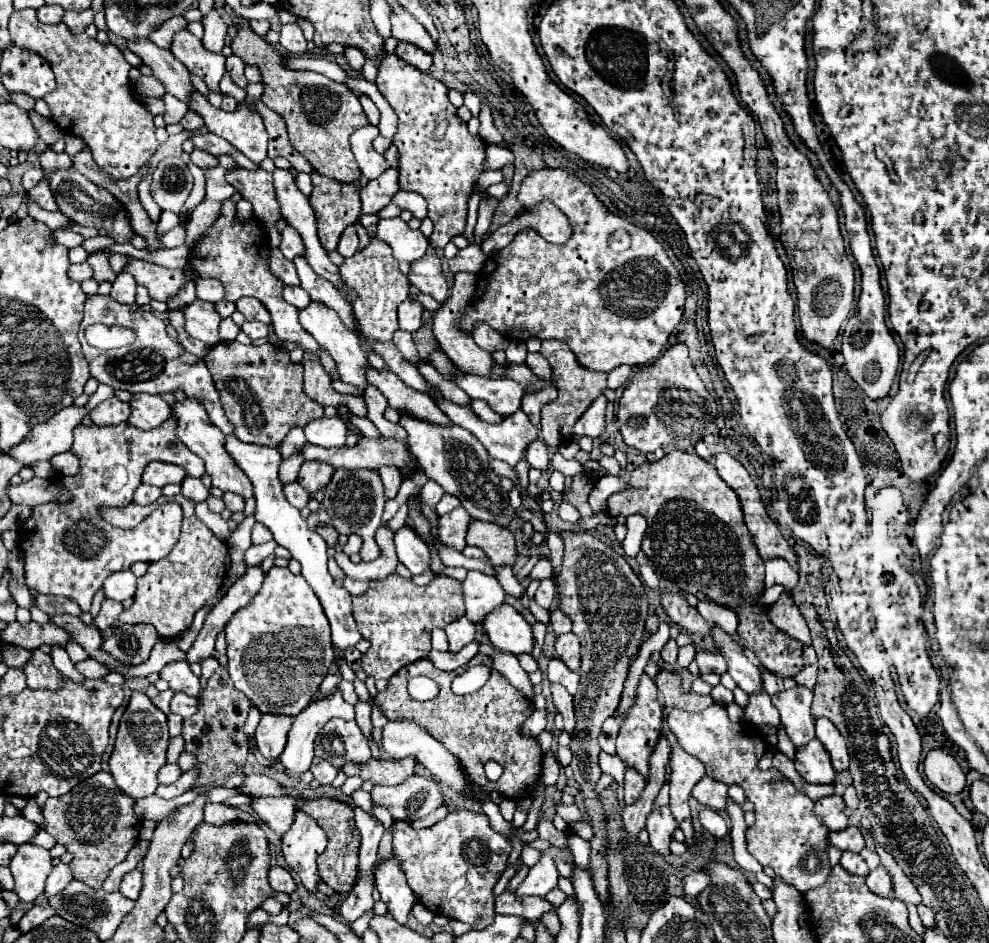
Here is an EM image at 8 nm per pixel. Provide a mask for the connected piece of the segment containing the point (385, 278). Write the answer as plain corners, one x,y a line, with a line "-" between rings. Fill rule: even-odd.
371,239
371,245
353,257
345,259
345,263
339,267
341,279
357,291
357,297
345,295
345,299
353,305
353,313
359,325
359,331
365,339
361,341
361,347
365,351
371,351
371,341
387,341
393,337
393,333
399,329
397,325
397,307
401,301
409,297
409,283
407,277
399,271
397,261
391,255
391,247
381,243
379,239

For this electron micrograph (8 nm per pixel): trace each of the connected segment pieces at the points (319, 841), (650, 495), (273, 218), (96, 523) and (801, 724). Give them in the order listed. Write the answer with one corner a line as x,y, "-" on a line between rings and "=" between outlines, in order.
303,811
293,815
293,827
283,835
283,857
309,891
317,889
317,857
327,847
325,831
315,823
315,819
=
671,451
655,463
645,463
631,473
629,487
621,493
609,497
609,515
631,515
641,513
647,519
647,531
643,537
643,551
659,569
659,573
679,585
683,593
693,593
697,599
711,599
723,605
729,605
739,615
737,635
741,637
743,647
755,653
755,657
775,675
795,677
803,669
803,645
789,635
775,629
775,625
765,615
765,607
757,605
755,599
765,591
765,561
757,555
749,529
741,517
741,503
735,491
717,475
715,467
701,457
685,451
=
235,169
235,171
229,171
227,181
243,195
243,199
247,199
253,205
253,213
261,223
269,225
281,219
271,173
263,169
257,169
257,171
=
173,417
167,423
163,423
161,427
151,429
151,431
141,431
127,421
119,423
117,427
79,425
75,429
75,441
73,441
71,451
79,457
81,471
75,477
61,477
59,475
59,479
55,481
55,483
63,483
71,491
73,501
67,505
45,503
45,505
33,507
33,515
21,527
19,547
25,555
25,581
27,581
29,589
35,589
37,593
45,593
45,595
63,595
67,599
73,599
81,607
81,611
87,613
91,607
93,595
99,591
99,587
103,585
103,581
111,573
121,571
121,569
129,569
137,561
153,563
153,561
159,561
159,559
169,555
169,551
173,549
173,545
179,539
183,520
182,509
175,502
167,502
160,506
145,519
145,523
141,523
139,527
133,527
133,529
121,529
121,527
117,529
117,527
105,523
99,517
99,509
101,507
125,507
125,505
129,505
133,501
135,489
141,485
141,475
151,461
173,463
173,465
183,467
187,471
187,475
191,475
191,477
203,477
205,465
201,463
201,459
197,459
197,455
193,455
177,439
175,429
177,429
177,423
=
799,685
797,689
775,693
771,699
781,713
781,721
795,747
809,743
815,737
815,717
811,715
813,693

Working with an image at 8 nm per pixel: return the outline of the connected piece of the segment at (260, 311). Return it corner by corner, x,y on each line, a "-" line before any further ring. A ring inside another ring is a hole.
243,297
237,301
237,309
245,315
247,321
261,321
261,323
271,323
271,315
269,311
257,301
257,299
251,299
251,297

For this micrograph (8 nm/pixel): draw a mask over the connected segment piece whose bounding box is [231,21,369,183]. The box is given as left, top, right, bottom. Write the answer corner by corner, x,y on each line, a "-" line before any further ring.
243,21
243,25
239,27
239,33
233,39
231,47
233,53
239,55
245,63
257,65
261,69
265,83
261,101
285,119
291,145
313,165
317,173
337,179
339,183
355,183
361,177
361,169
351,153
349,137
355,129
369,123
359,97
353,95
343,83
331,81
325,75
285,69
283,57
275,51
273,45
255,35
247,21

